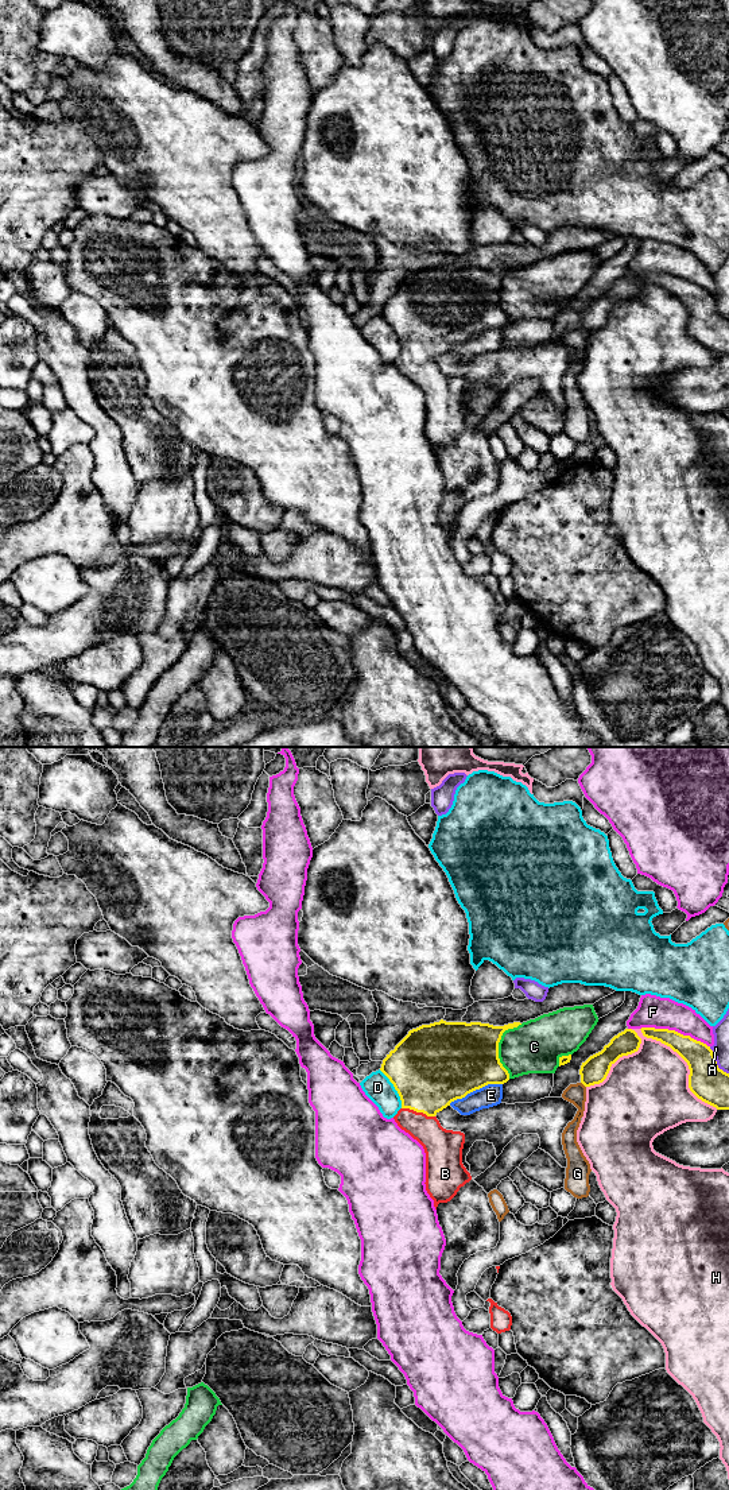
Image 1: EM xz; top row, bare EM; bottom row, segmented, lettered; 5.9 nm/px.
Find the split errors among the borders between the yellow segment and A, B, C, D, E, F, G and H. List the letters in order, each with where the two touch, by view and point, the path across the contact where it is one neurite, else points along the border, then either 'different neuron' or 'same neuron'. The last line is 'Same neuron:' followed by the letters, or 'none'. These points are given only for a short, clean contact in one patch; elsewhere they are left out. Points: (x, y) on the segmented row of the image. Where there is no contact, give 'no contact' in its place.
A: meets yellow in xz at (716, 1061); different neuron
B: meets yellow in xz at (418, 1111); runs through xz (429, 1071), (429, 1083), (418, 1111), (418, 1119), (441, 1146); same neuron
C: meets yellow in xz at (497, 1047); different neuron
D: meets yellow in xz at (395, 1088); different neuron
E: meets yellow in xz at (474, 1090); different neuron
F: meets yellow in xz at (674, 1030); different neuron
G: meets yellow in xz at (582, 1083); different neuron
H: meets yellow in xz at (687, 1064); different neuron
Same neuron: B

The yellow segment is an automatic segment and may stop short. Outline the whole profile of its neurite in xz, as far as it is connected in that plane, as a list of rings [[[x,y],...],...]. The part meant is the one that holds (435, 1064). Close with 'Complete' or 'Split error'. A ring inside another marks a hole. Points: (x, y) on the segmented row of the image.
[[[441,1019],[430,1025],[422,1025],[408,1032],[408,1034],[383,1060],[380,1071],[389,1079],[398,1091],[402,1108],[393,1116],[398,1126],[416,1139],[426,1153],[426,1191],[434,1200],[437,1210],[439,1203],[450,1201],[461,1187],[472,1180],[470,1173],[462,1164],[462,1149],[465,1134],[446,1130],[437,1119],[437,1114],[450,1106],[451,1102],[465,1098],[468,1094],[488,1084],[504,1084],[509,1080],[508,1071],[499,1059],[499,1042],[505,1030],[521,1025],[520,1022],[504,1026],[493,1026],[481,1022],[446,1022]]]. Split error

